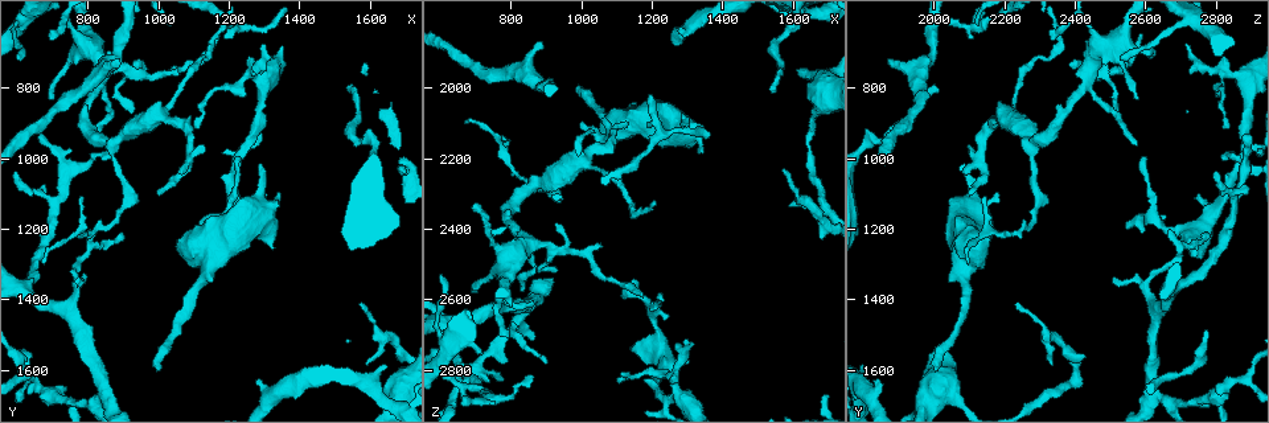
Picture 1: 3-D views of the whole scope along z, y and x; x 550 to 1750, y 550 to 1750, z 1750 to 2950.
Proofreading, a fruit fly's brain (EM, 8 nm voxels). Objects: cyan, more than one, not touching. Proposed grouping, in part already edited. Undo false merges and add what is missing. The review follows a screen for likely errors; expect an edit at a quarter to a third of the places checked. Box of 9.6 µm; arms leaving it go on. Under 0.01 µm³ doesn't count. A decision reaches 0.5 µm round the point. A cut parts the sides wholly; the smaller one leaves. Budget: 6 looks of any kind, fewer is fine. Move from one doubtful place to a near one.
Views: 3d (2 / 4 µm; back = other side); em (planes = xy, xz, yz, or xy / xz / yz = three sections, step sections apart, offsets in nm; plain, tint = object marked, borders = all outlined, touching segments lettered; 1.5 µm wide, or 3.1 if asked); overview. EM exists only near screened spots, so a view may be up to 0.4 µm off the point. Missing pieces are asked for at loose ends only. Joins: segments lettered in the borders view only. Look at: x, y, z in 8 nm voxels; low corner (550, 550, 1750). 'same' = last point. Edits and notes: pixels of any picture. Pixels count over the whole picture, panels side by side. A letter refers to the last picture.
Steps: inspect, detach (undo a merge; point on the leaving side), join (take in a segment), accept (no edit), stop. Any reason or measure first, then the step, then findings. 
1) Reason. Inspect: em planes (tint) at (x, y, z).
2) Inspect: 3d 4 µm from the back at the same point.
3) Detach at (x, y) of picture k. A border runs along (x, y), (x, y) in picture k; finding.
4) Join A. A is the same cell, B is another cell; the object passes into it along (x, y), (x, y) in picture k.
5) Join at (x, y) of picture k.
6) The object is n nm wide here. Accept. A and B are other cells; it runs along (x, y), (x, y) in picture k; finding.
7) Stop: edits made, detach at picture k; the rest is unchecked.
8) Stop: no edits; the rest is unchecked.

Branch stops here. Inspect: 3d 2 µm at (880, 720, 1870).

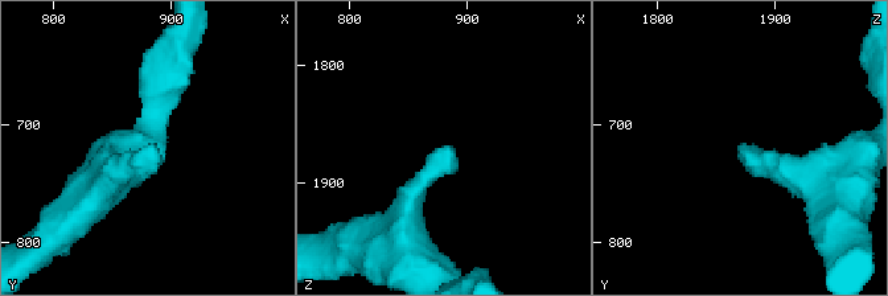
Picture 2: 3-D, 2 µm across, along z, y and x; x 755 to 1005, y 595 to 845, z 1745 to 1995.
Inspect: em planes (borders) at (882, 722, 1868).

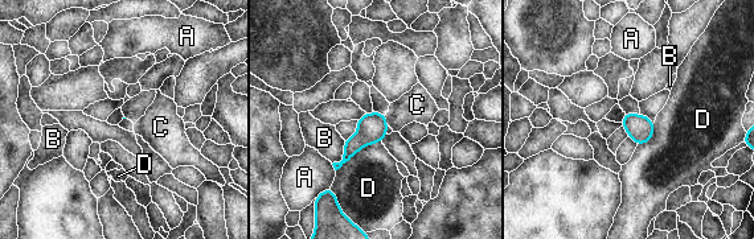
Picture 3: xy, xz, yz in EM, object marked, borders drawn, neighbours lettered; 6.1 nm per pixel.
Join C. C is the same cell, A, B and D are other cells; the object passes into it along (372, 127), (385, 119), (417, 104) in picture 3; it goes on there.

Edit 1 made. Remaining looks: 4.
Redraw. Inspect: overview.

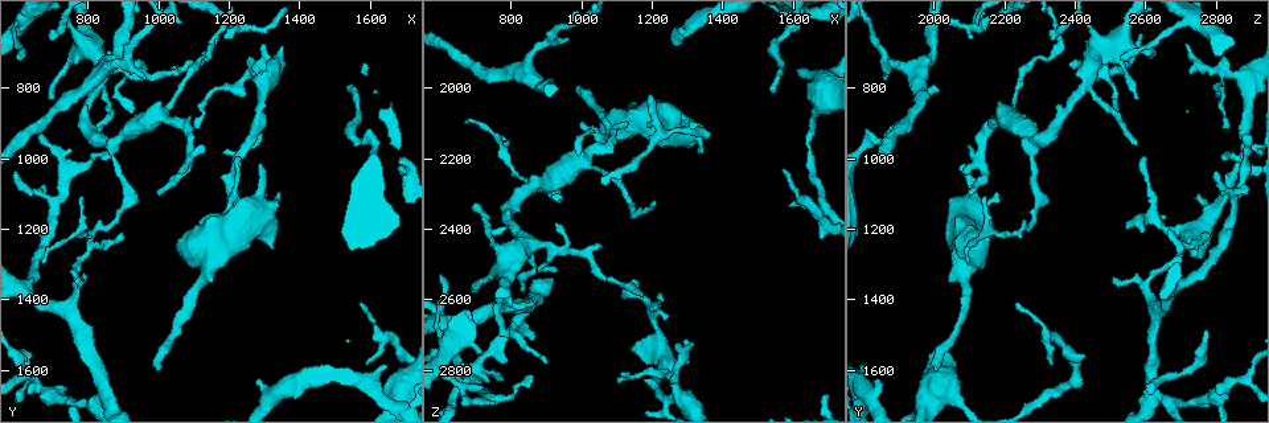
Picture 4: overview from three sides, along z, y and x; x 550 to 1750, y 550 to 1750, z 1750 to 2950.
Free end. Inspect: em xz step 8 (tint) at (1000, 1600, 2010).

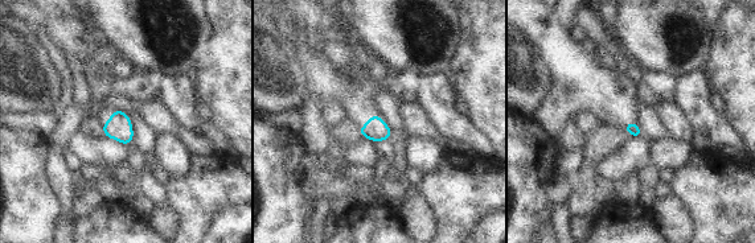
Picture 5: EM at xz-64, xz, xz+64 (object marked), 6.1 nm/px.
Inspect: em planes (borders) at the same point.

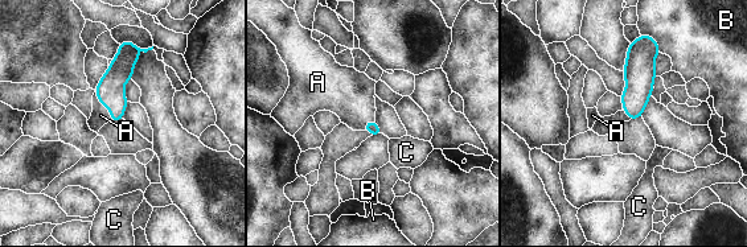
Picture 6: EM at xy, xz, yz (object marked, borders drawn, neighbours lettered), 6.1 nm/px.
Join A. A is the same cell, B and C are other cells; the object passes into it along (110, 90), (106, 106), (101, 115) in picture 6; the cell continues.

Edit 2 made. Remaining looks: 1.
Thick end. Inspect: em planes (borders) at (1280, 1620, 1840).

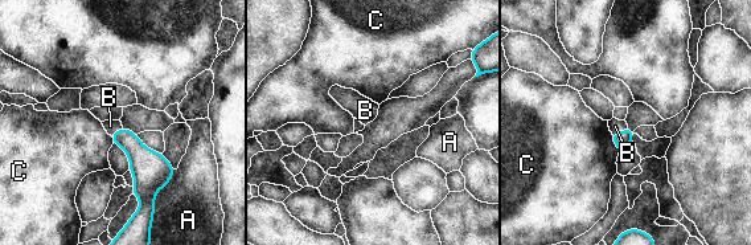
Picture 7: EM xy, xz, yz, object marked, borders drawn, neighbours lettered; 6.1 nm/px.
Join B. B is the same cell, A and C are other cells; the object passes into it along (623, 139), (620, 131), (615, 126) in picture 7; the cell continues.

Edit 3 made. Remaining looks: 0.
Stop: edits made, join at picture 3, join at picture 6, join at picture 7; the rest is unchecked.

